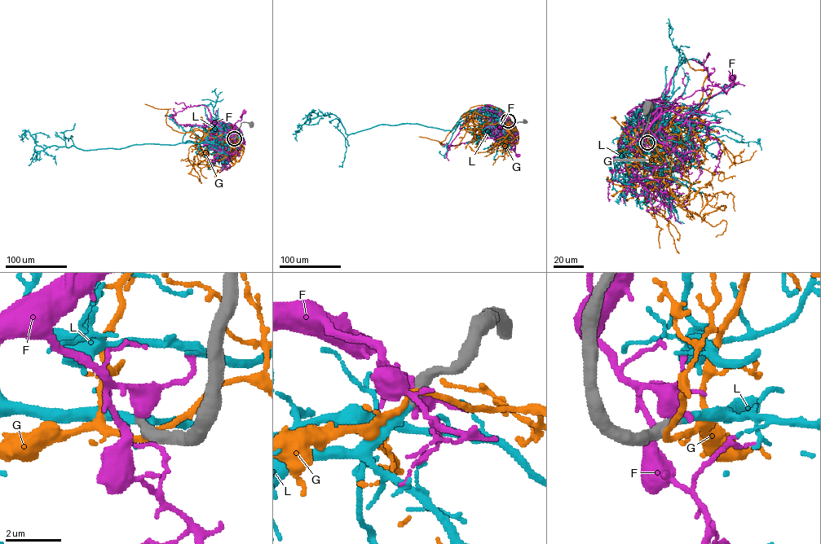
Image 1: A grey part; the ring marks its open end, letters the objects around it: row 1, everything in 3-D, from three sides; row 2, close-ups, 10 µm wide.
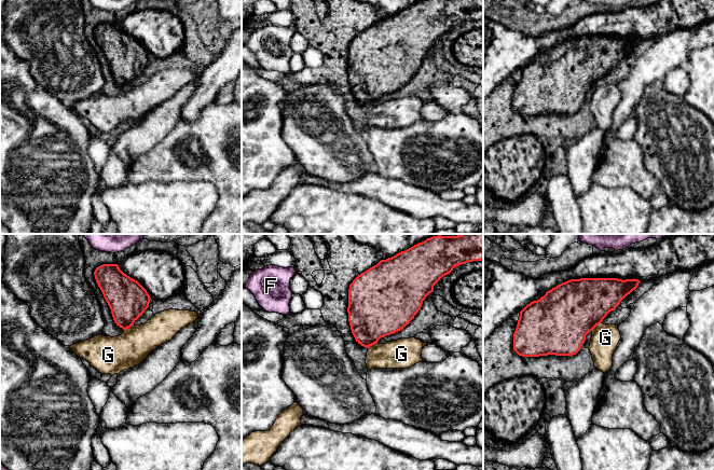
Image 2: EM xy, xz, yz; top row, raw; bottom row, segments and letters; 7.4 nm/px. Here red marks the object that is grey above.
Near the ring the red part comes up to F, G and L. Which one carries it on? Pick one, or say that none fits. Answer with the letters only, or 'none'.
L

